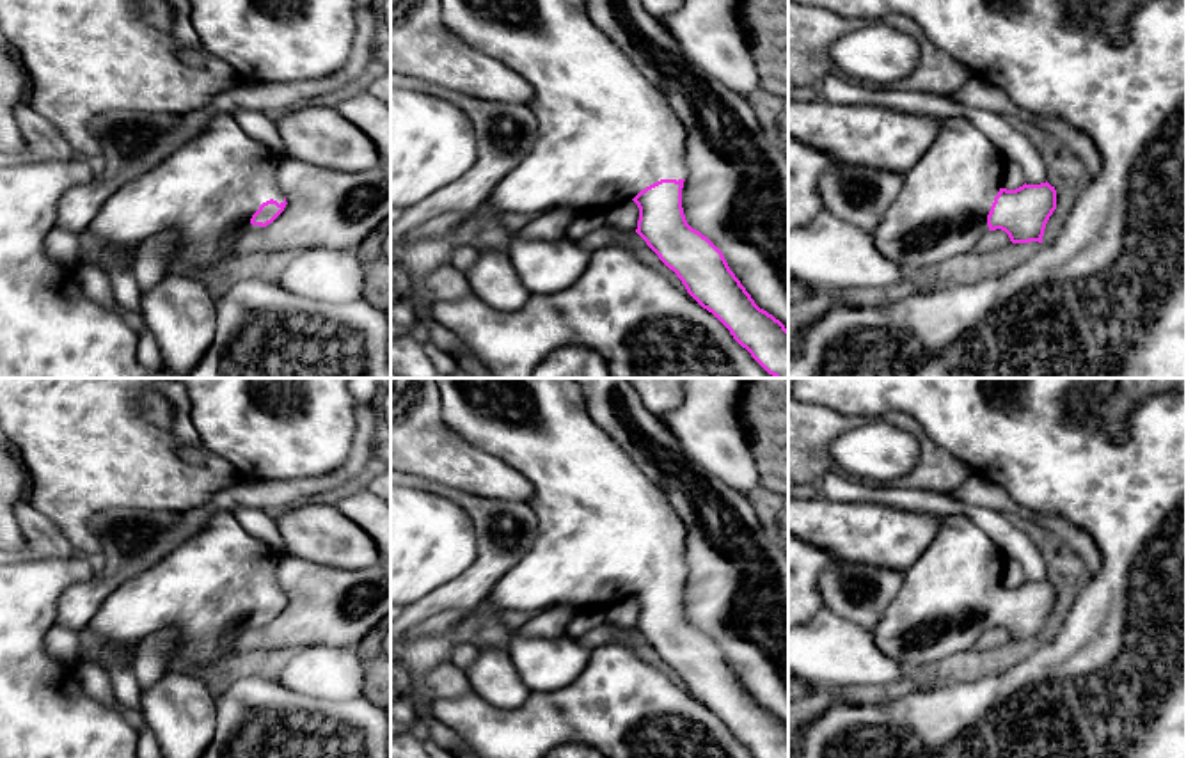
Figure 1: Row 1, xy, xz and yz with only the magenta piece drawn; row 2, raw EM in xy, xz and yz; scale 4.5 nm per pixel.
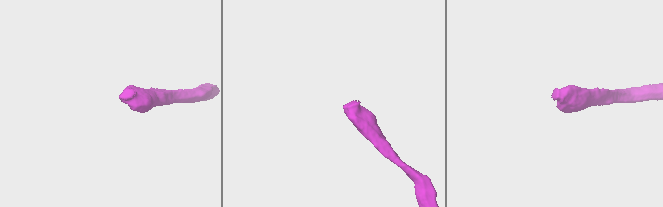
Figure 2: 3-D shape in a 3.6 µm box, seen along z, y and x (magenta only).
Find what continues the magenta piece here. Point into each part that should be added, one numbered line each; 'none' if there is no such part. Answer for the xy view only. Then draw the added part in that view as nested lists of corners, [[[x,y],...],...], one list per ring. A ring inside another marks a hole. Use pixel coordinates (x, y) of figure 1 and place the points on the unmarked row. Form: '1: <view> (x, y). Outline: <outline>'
1: xy (208, 588). Outline: [[[215,511],[194,538],[110,593],[89,627],[103,646],[130,653],[146,637],[176,628],[179,634],[176,659],[183,662],[185,669],[215,664],[236,651],[233,643],[241,634],[263,627],[250,621],[263,600],[270,596],[284,600],[277,572],[286,554],[284,547],[270,547],[249,534],[233,511]]]

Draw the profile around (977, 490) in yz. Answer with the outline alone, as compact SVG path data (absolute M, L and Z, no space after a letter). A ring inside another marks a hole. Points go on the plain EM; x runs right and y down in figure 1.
M976 472L955 490L953 497L975 508L991 508L1016 520L1033 520L1033 513L1019 506L1003 486Z

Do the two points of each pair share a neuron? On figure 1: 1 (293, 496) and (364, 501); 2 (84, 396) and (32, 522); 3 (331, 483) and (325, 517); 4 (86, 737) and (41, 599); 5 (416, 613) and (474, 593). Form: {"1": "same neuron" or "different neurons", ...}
{"1": "different neurons", "2": "different neurons", "3": "different neurons", "4": "same neuron", "5": "same neuron"}

